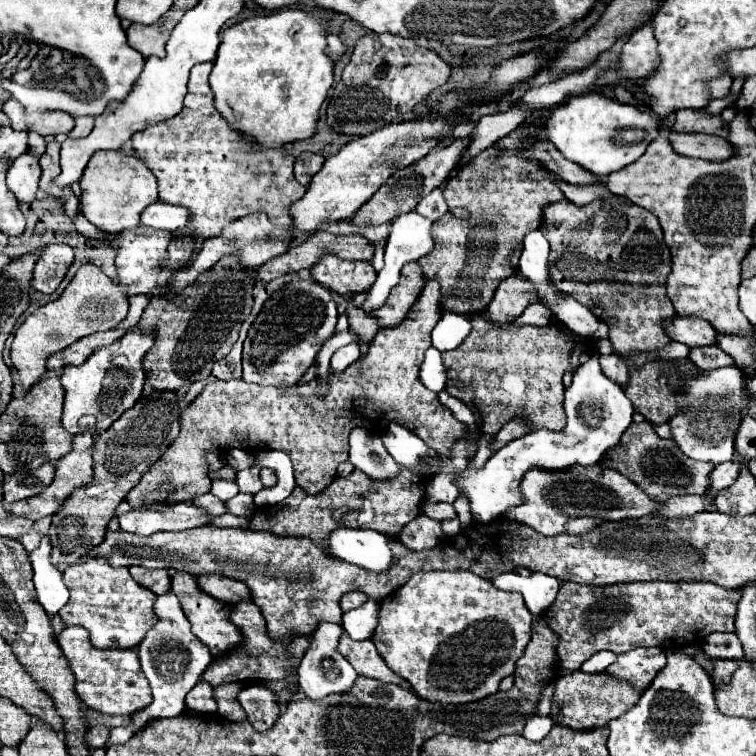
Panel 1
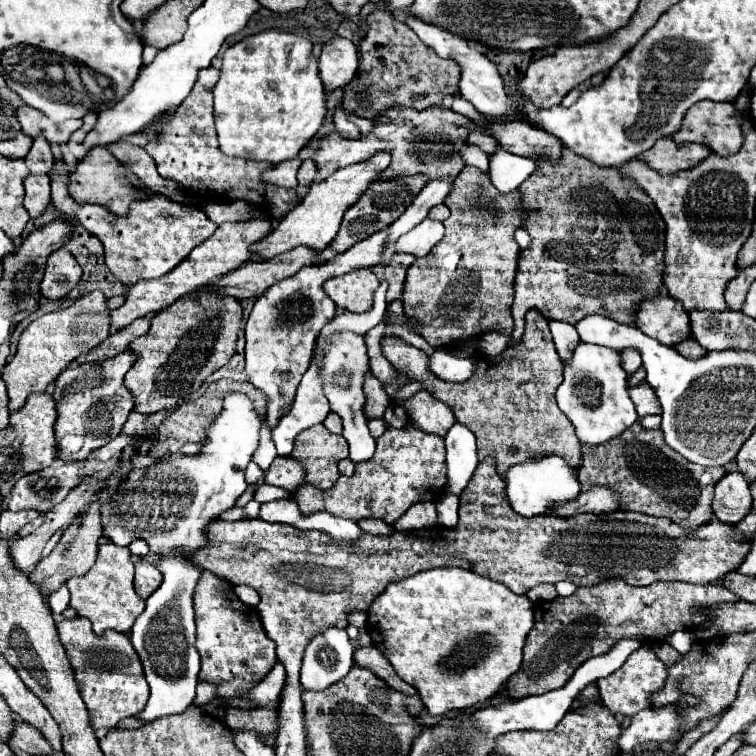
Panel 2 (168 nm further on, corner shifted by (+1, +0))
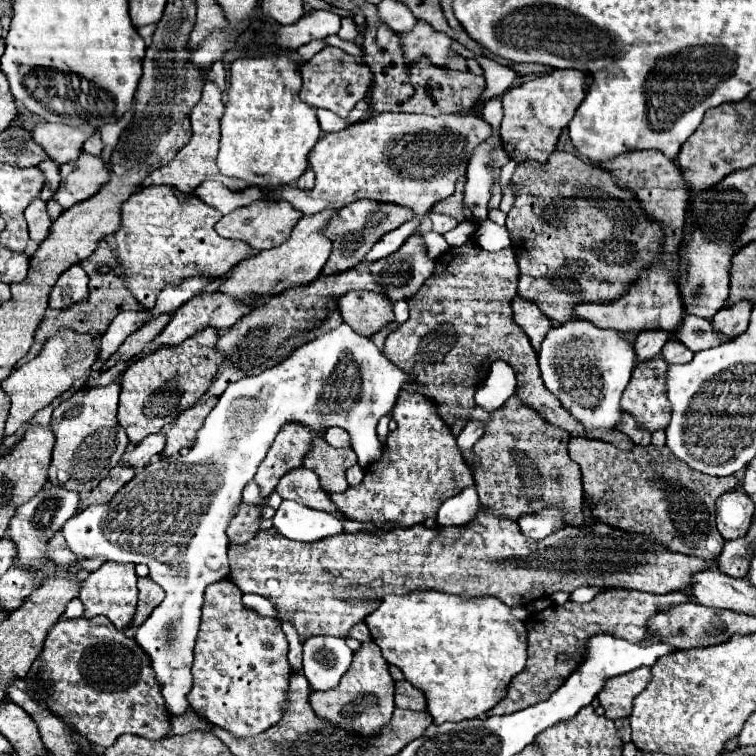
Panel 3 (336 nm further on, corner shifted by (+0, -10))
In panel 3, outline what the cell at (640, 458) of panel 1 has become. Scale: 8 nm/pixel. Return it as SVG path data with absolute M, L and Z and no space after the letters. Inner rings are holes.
M571 438L569 440L569 456L581 466L583 470L583 490L589 496L591 512L609 526L627 530L627 532L641 532L673 552L713 560L721 554L725 540L715 528L715 500L733 490L737 486L737 478L713 478L691 470L685 466L683 460L675 458L669 446L633 446L631 450L619 450L609 442L603 440L589 440L589 438Z

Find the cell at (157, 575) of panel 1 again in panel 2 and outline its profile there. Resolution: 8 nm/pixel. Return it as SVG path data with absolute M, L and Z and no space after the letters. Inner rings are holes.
M146 558L138 560L136 562L136 576L134 576L134 586L136 586L138 596L146 600L160 584L162 584L160 570L152 562L148 562Z

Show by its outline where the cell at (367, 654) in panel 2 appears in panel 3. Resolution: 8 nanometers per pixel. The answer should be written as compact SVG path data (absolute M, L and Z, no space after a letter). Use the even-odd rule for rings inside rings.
M407 680L395 682L395 706L397 708L409 708L409 710L425 710L425 696L413 688Z

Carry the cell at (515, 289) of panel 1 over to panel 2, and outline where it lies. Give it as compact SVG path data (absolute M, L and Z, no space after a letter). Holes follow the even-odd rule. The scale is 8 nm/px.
M564 148L560 164L552 164L552 160L536 160L536 170L530 178L526 178L522 182L520 190L520 208L526 212L524 224L522 228L532 236L532 248L526 248L520 252L520 260L518 260L518 272L516 272L516 282L514 282L514 304L512 304L512 316L516 322L516 328L512 332L512 338L508 342L508 346L514 346L516 342L522 340L522 322L524 322L524 314L530 308L536 308L538 312L544 312L544 316L548 316L550 320L562 320L568 324L576 324L578 320L582 320L588 314L602 314L608 316L616 322L624 322L624 324L634 324L634 316L632 316L632 308L650 296L656 296L660 292L660 284L662 284L662 272L664 272L664 220L660 216L660 212L656 210L652 198L648 198L648 194L644 190L640 190L640 186L636 182L630 182L626 176L622 176L618 172L618 168L604 168L598 164L592 164L588 158L574 154L572 150Z

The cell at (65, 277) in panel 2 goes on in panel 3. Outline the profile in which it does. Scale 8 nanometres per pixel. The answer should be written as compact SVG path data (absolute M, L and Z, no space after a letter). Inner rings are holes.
M73 264L69 270L65 270L55 286L51 288L49 306L55 310L65 310L77 302L81 302L87 294L87 282L89 276L79 264Z

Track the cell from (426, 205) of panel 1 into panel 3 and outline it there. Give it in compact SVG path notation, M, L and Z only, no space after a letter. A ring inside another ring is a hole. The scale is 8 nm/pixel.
M431 212L429 218L431 218L431 222L433 222L433 230L435 230L435 232L441 232L441 234L453 230L453 228L459 224L455 218L445 216L445 214L437 214L437 212Z

